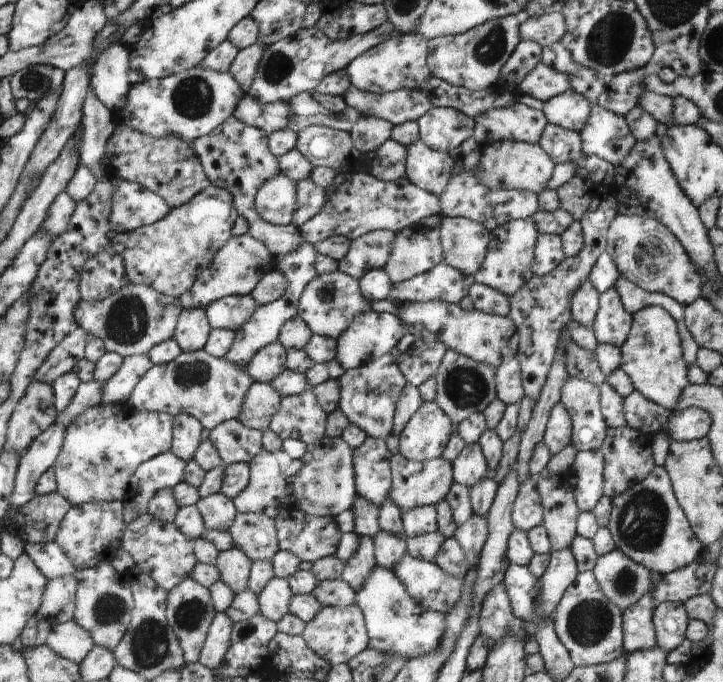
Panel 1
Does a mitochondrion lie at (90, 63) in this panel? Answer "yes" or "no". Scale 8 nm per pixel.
no

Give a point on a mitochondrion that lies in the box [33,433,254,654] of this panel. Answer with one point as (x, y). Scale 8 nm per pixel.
(109, 609)

